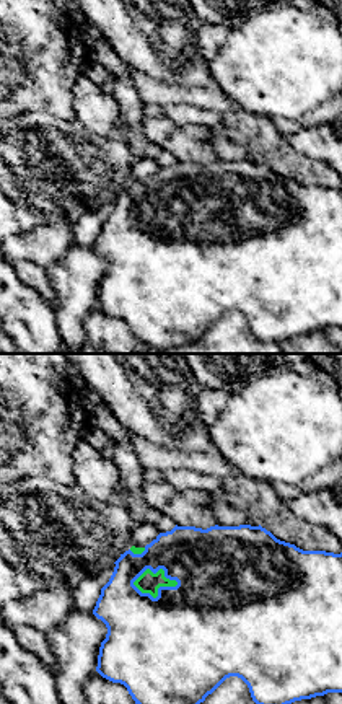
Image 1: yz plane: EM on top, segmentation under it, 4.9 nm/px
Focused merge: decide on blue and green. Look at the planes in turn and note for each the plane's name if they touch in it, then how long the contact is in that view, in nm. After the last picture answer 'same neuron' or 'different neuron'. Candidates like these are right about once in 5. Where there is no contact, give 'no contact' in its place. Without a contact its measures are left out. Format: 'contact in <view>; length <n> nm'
contact in yz; length 240 nm

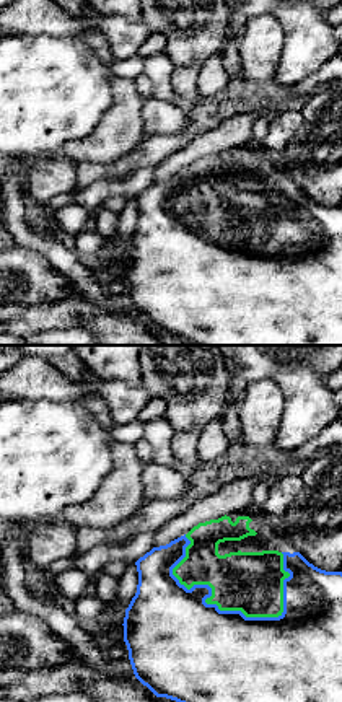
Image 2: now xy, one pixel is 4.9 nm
contact in xy; length 650 nm

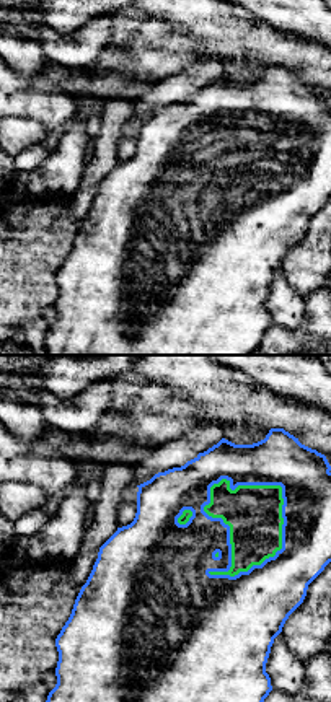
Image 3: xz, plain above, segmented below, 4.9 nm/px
contact in xz; length 550 nm

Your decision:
same neuron

